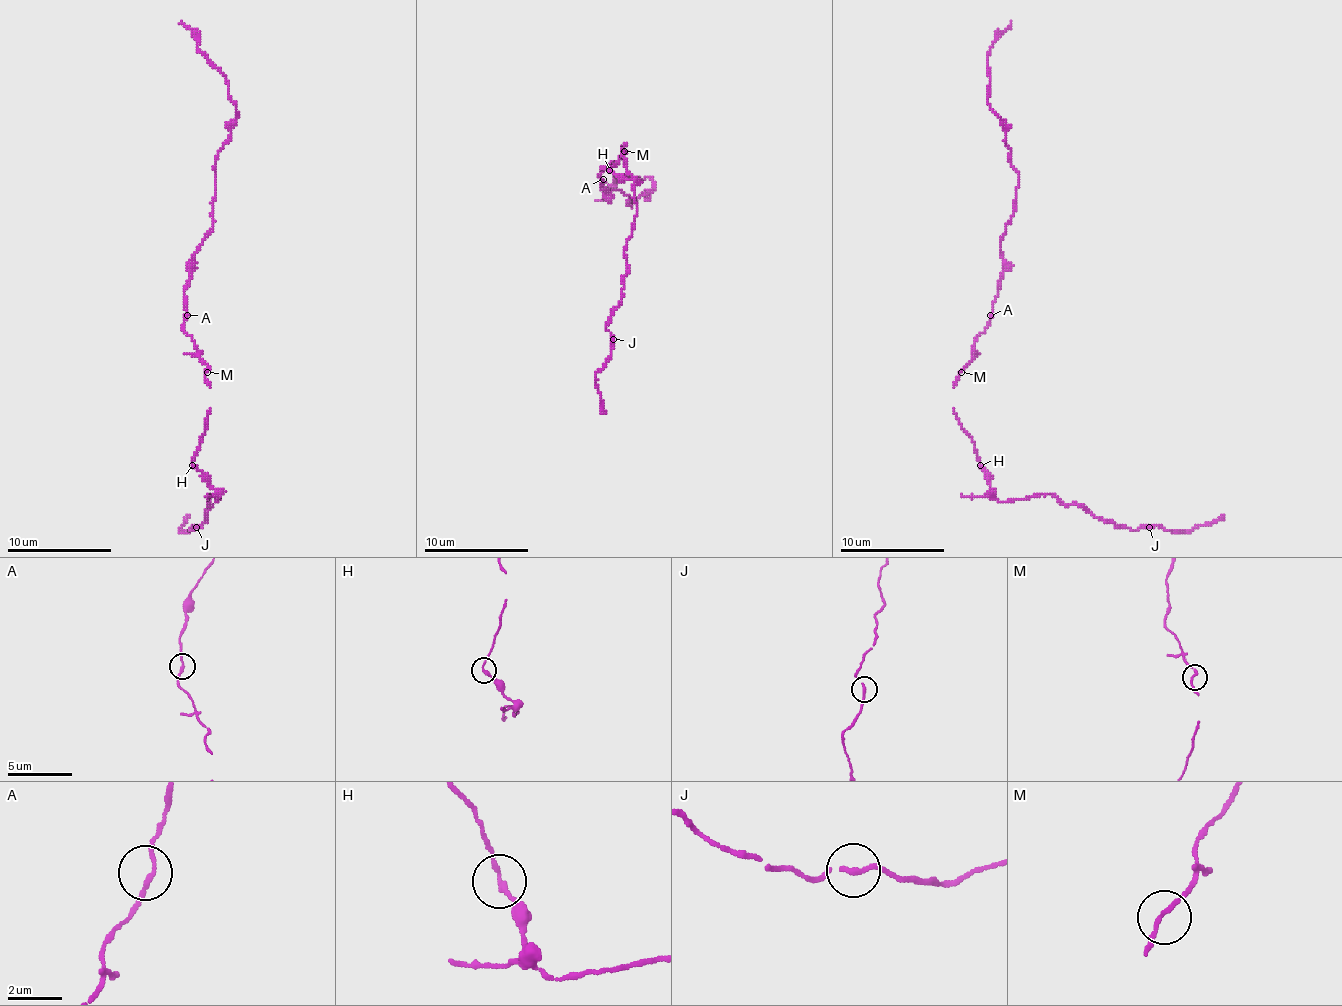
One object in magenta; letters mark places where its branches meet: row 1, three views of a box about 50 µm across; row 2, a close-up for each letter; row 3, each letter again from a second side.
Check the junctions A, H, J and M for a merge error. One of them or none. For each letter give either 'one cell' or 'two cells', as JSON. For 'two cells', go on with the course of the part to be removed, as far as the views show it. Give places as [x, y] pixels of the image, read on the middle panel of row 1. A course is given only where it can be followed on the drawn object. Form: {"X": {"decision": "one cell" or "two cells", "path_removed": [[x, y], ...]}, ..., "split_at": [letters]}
{"A": {"decision": "one cell"}, "H": {"decision": "one cell"}, "J": {"decision": "one cell"}, "M": {"decision": "one cell"}, "split_at": []}

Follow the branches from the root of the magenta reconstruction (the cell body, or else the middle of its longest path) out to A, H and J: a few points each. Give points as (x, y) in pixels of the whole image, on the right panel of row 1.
A: (961, 369), (972, 359), (972, 346), (985, 330), (990, 315)
H: (961, 369), (954, 387), (954, 413), (974, 444), (979, 465)
J: (961, 369), (954, 413), (1000, 502), (1050, 494), (1102, 520), (1148, 528)

